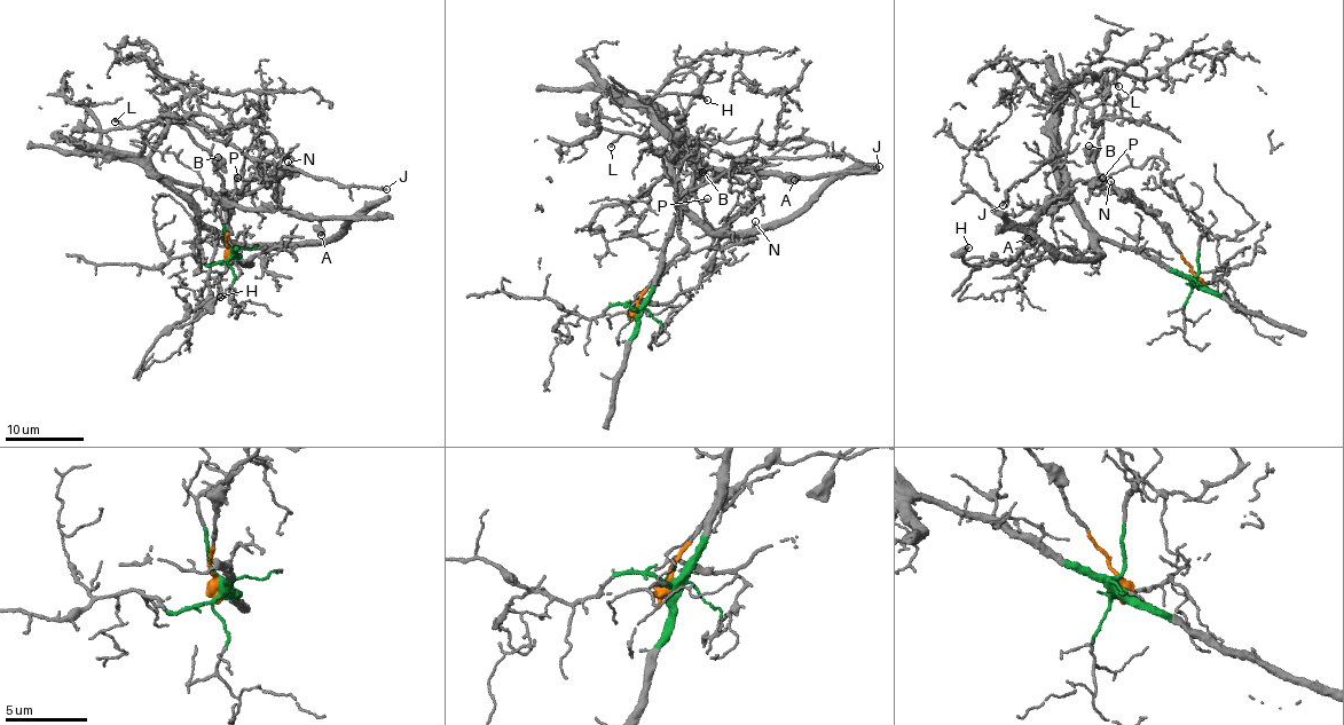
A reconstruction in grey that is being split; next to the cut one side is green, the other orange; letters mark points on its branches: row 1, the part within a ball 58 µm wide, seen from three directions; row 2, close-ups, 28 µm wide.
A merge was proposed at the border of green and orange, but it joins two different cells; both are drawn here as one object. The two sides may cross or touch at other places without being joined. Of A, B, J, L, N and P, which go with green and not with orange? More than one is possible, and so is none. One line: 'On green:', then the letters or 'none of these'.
On green: J, P

